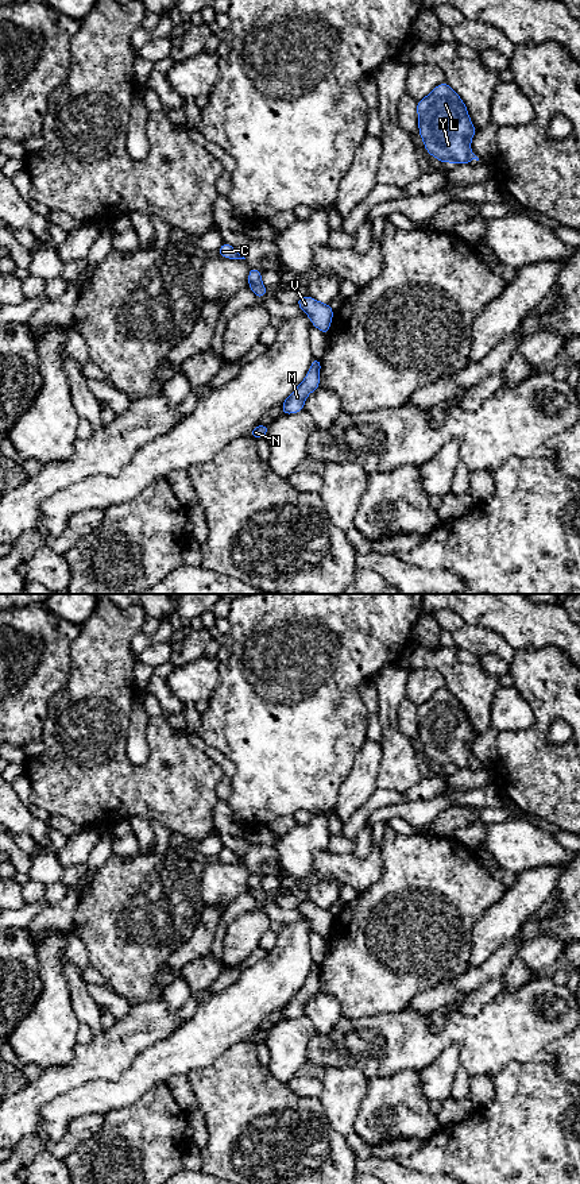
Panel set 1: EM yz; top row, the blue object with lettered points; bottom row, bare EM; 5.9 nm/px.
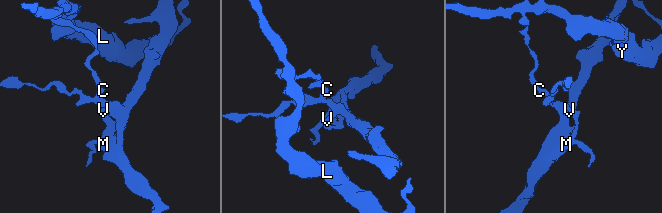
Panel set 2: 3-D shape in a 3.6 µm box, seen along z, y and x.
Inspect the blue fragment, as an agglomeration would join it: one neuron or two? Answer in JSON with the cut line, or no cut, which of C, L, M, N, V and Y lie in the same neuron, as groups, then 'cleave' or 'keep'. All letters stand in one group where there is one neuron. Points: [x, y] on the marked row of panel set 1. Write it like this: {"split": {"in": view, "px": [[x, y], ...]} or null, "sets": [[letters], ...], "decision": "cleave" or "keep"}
{"split": {"in": "yz", "px": [[260, 281], [250, 286]]}, "sets": [["C", "L", "Y"], ["M", "N", "V"]], "decision": "cleave"}

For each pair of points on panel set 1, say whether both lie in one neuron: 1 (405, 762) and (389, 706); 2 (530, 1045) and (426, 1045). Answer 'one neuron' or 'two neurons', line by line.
1: one neuron
2: one neuron

